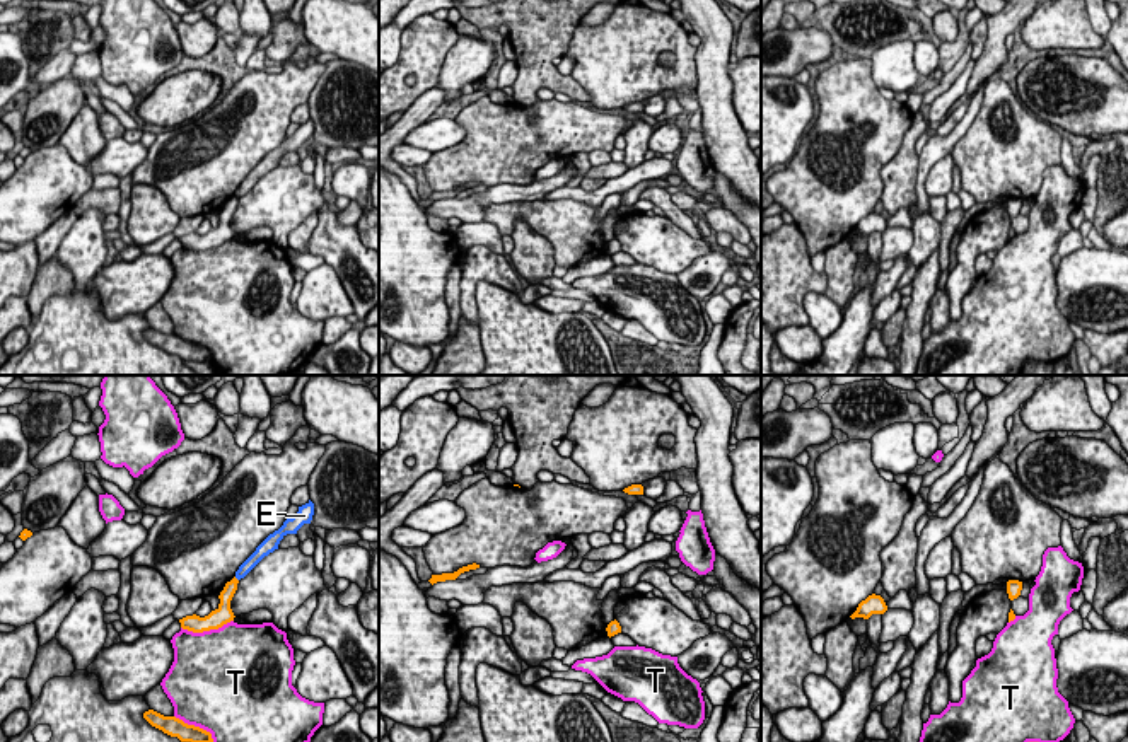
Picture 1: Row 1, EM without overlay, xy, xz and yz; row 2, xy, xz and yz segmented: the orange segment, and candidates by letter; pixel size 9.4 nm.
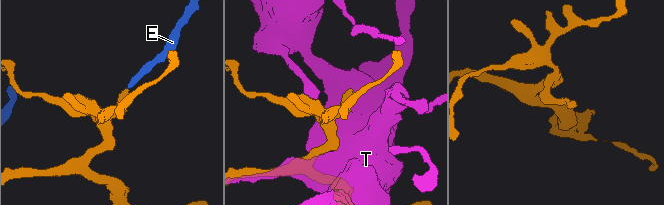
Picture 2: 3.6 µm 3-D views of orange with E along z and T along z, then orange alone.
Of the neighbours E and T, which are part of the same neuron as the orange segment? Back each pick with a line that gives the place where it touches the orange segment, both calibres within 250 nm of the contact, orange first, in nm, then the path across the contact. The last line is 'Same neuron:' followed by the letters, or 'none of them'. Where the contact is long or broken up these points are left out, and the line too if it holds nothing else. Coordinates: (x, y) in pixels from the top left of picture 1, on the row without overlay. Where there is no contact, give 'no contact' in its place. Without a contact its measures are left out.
Same neuron: none of them

